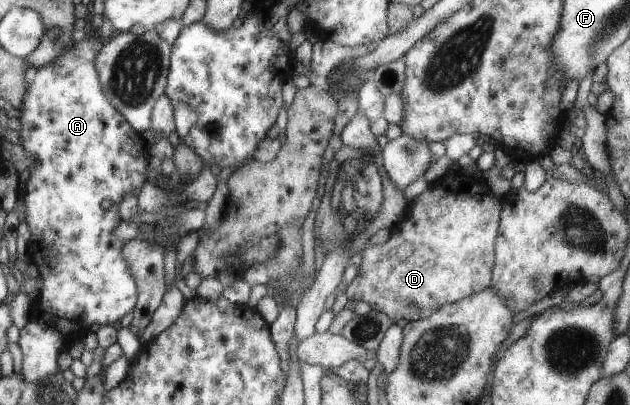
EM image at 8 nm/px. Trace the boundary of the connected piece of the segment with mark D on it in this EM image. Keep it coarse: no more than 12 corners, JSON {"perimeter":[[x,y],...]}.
{"perimeter":[[446,172],[344,289],[396,323],[491,284],[501,209]]}

